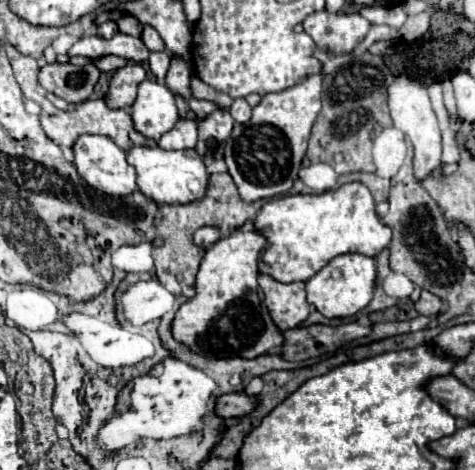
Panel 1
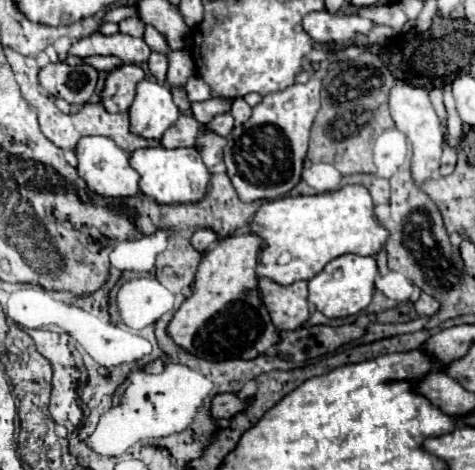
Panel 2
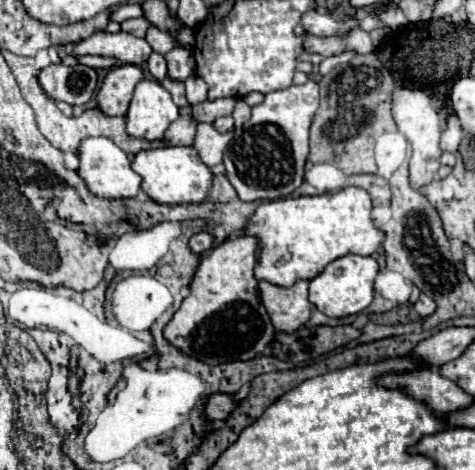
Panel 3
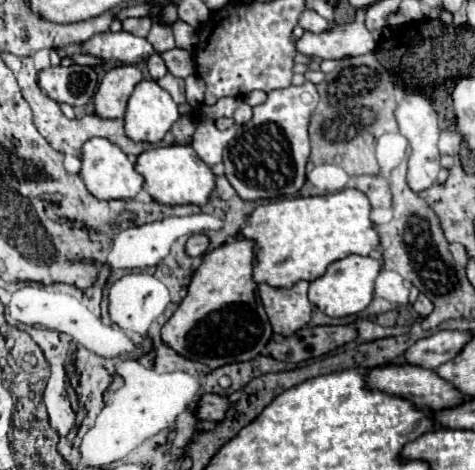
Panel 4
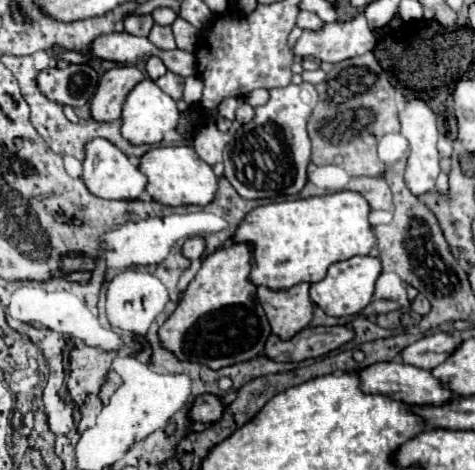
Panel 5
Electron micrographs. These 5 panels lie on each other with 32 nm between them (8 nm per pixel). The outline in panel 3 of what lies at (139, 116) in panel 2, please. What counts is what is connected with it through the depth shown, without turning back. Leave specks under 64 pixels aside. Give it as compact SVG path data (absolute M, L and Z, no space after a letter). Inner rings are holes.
M142 80L134 90L134 98L130 102L126 120L128 120L128 134L134 138L146 140L162 140L166 128L178 118L178 106L172 102L170 92L156 80Z

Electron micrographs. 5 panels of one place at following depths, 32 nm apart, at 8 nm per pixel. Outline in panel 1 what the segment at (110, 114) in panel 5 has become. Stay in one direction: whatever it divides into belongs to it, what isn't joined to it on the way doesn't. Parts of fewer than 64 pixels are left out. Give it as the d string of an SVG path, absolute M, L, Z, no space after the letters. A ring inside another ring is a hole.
M130 62L124 68L116 70L116 74L112 76L112 82L110 82L108 106L124 108L124 106L132 104L136 100L138 86L144 80L146 80L146 70L136 62Z

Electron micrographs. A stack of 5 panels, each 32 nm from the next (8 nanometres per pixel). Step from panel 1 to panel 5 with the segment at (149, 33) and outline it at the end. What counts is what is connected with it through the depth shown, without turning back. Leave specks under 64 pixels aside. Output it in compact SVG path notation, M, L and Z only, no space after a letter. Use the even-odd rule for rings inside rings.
M154 24L152 30L150 30L148 40L150 40L156 48L160 48L160 50L174 50L174 48L176 48L174 36L172 36L172 28L170 28L170 26Z

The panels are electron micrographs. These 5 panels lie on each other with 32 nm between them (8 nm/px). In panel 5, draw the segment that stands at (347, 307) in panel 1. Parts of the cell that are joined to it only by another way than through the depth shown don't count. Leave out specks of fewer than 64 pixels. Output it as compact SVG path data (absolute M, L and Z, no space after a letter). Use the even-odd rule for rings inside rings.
M352 256L348 260L336 262L328 268L326 276L320 282L310 284L310 300L328 312L328 316L352 316L362 312L374 294L374 282L382 272L382 264L372 256Z

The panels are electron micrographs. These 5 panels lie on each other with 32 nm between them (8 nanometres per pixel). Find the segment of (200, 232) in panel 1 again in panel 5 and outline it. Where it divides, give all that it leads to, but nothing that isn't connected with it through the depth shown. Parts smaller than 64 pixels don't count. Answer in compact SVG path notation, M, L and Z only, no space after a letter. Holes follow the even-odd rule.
M192 236L192 238L188 238L188 240L184 242L184 246L182 246L182 254L184 254L186 258L190 258L190 260L200 258L200 256L204 254L204 250L206 250L206 240L204 240L202 236Z

